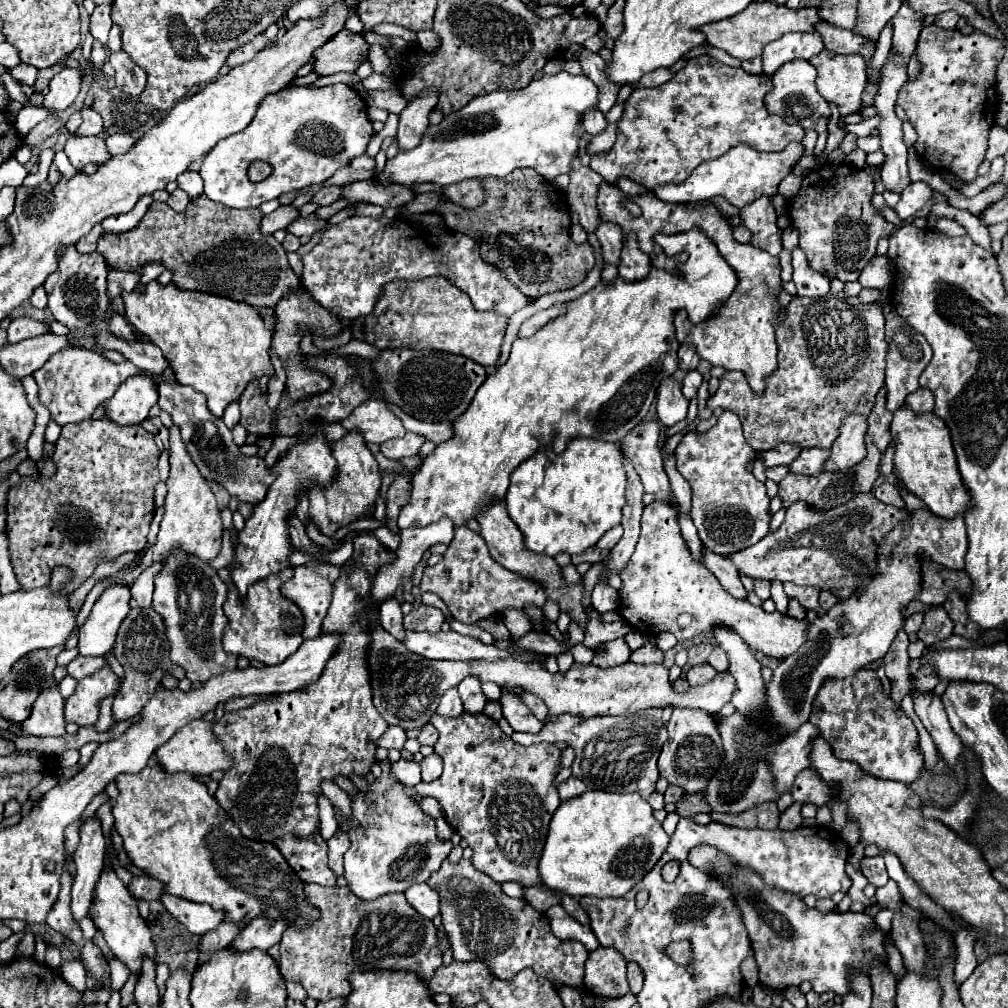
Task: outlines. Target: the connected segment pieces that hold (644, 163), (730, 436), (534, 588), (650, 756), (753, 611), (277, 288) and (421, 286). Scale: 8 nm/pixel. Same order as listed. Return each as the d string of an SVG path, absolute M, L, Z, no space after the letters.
M708 55L694 57L668 83L654 89L632 91L624 105L624 115L618 121L618 137L612 151L608 155L592 155L590 167L608 183L616 183L616 179L624 175L652 191L656 185L684 181L700 163L720 157L740 141L760 151L782 151L788 143L802 141L804 129L800 125L788 125L782 117L770 115L764 109L764 97L770 91L772 79L768 75L750 75L742 67L724 65Z
M724 411L712 429L708 429L706 433L696 433L696 431L688 433L676 447L676 469L692 487L692 511L690 511L692 521L698 529L698 535L704 547L712 549L714 553L720 553L720 555L738 553L740 549L754 545L768 533L770 499L766 495L766 487L764 483L756 481L756 477L750 471L746 471L748 461L754 457L756 457L754 449L746 443L742 435L740 419L730 411Z
M466 525L454 529L454 539L444 553L444 559L434 567L424 569L420 591L436 593L446 603L452 617L466 625L486 617L500 617L506 607L524 609L528 603L542 607L548 599L536 581L528 581L518 577L518 573L504 571L504 567L490 557L486 541Z
M644 709L620 717L594 717L580 719L574 715L560 715L556 721L544 723L542 731L536 735L512 733L512 739L520 745L532 743L558 743L564 741L576 751L576 761L572 765L572 775L582 779L590 789L610 791L610 793L640 793L644 799L654 791L658 781L658 755L662 743L666 741L666 729L662 725L662 709Z
M652 501L644 507L640 539L628 567L620 573L620 579L624 583L620 589L622 617L642 635L656 637L668 631L682 643L712 631L716 625L726 625L736 631L748 647L778 659L796 653L806 641L806 621L792 619L778 611L764 613L748 601L734 599L704 565L696 565L692 553L688 553L688 545L684 545L684 537L680 537L676 509L664 505L664 501Z
M200 195L188 203L184 213L176 213L168 203L152 203L144 219L126 233L104 233L98 239L98 253L104 255L106 265L112 269L142 273L146 263L162 263L174 273L172 283L182 291L204 291L222 295L234 301L244 301L252 307L274 307L284 295L300 287L300 277L292 273L284 247L272 237L260 233L260 209L228 209Z
M428 277L420 281L394 281L384 287L368 317L352 321L352 339L366 341L378 349L438 349L464 355L484 367L494 367L500 357L502 337L508 319L498 313L480 313L472 307L470 297L448 285L444 277Z

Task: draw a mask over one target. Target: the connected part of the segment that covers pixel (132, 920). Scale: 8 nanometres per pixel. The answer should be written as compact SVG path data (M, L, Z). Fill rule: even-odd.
M104 869L100 873L100 881L96 883L94 889L94 897L92 897L92 905L88 909L88 917L94 921L94 925L104 933L104 939L108 943L108 947L112 949L112 953L116 955L116 959L120 959L122 963L126 963L132 971L128 983L122 987L120 995L122 995L122 1005L128 1007L132 1003L132 993L134 993L134 985L140 973L140 965L144 961L144 955L154 959L156 951L154 951L154 943L152 943L152 935L148 925L144 923L144 919L138 915L138 907L136 901L130 897L128 887L116 877L114 869Z

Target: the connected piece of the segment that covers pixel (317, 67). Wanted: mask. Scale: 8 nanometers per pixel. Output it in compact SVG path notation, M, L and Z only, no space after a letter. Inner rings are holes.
M342 29L326 45L316 49L314 71L318 75L334 75L340 71L354 73L360 67L360 63L368 59L368 49L370 45L364 41L360 33Z

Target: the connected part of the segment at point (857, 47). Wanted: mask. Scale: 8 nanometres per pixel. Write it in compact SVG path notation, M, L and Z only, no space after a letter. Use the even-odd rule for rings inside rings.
M820 21L820 25L816 25L816 29L822 35L826 49L830 49L834 53L858 53L866 59L866 63L870 63L876 45L872 45L868 39L854 35L848 29L828 25L828 21Z

